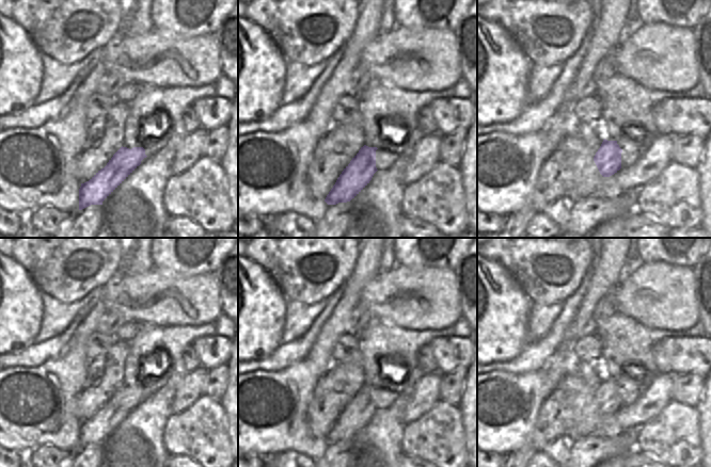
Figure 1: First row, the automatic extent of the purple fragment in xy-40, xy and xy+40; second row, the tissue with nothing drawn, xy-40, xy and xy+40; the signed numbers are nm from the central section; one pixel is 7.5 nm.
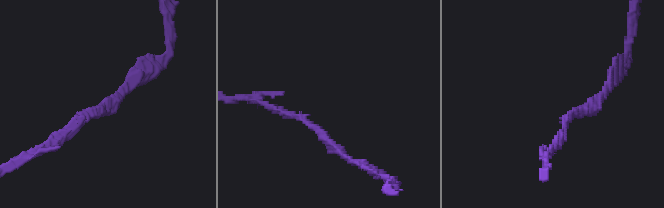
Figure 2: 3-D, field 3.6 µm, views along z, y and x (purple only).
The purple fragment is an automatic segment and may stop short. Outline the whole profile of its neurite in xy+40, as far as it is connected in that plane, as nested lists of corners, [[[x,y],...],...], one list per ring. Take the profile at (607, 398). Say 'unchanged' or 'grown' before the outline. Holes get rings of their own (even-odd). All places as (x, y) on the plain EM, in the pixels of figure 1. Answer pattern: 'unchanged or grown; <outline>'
unchanged; [[[603,379],[594,396],[594,400],[603,416],[610,416],[621,407],[622,388],[617,380]]]

